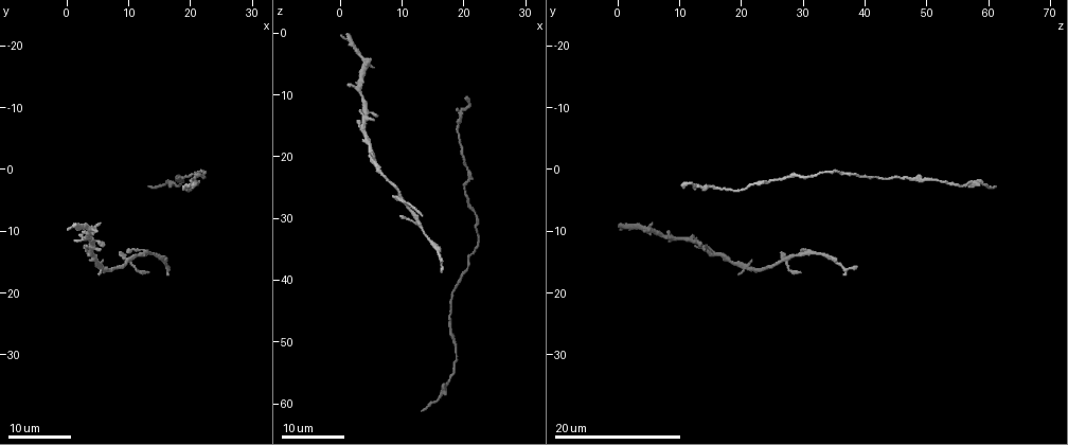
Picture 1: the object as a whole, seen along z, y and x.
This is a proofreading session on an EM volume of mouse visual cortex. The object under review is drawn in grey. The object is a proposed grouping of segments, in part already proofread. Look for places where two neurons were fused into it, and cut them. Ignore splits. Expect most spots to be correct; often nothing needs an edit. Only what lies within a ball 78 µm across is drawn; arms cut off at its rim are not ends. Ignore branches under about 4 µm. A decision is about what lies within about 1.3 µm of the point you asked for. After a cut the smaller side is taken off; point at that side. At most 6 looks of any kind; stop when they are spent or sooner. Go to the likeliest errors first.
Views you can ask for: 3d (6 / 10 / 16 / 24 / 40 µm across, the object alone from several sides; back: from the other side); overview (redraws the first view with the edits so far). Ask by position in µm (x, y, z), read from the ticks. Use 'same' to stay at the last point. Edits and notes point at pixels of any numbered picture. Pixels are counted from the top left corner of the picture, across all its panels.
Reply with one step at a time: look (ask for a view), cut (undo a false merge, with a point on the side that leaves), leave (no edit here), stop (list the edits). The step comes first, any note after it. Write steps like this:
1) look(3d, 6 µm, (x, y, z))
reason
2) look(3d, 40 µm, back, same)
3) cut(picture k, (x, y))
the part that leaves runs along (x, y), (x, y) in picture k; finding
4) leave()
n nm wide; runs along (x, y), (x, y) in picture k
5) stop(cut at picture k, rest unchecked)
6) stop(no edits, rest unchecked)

look(3d, 24 µm, (10.0, 14.5, 27.5))
thin arm on a thick one

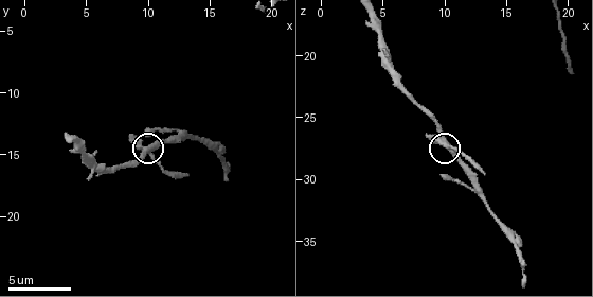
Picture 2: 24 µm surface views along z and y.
look(3d, 6 µm, (10.2, 14.8, 27.0))

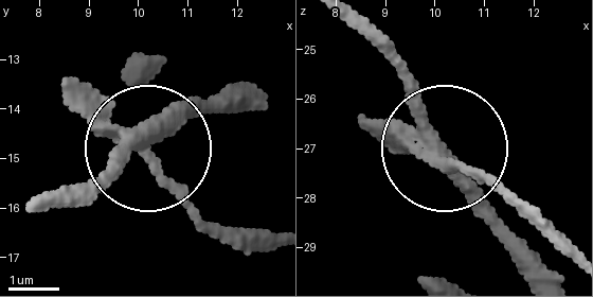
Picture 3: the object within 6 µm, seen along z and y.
cut(picture 3, (65, 97))
290 nm wide; the part that leaves runs along (419, 155), (490, 180), (567, 256) in picture 3; two neurons meet here

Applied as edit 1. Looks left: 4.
look(overview)

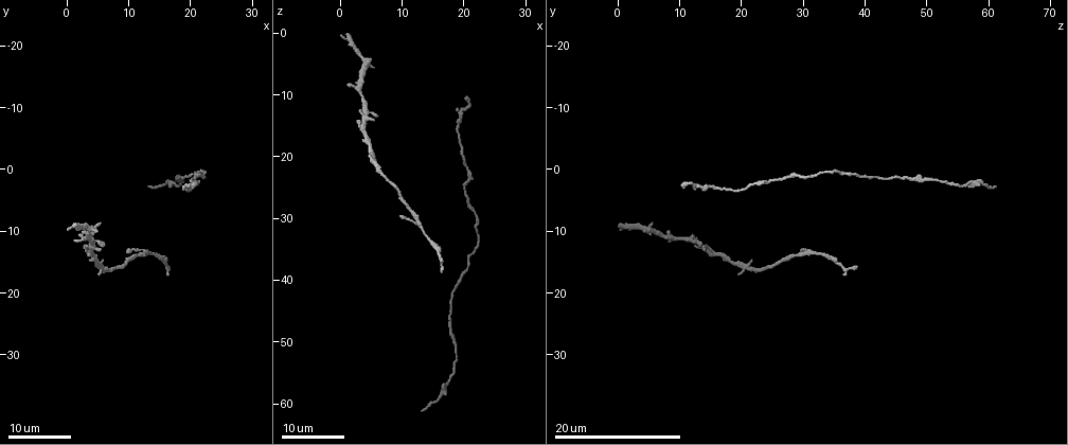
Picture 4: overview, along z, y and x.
look(3d, 16 µm, (15.5, 14.0, 34.5))

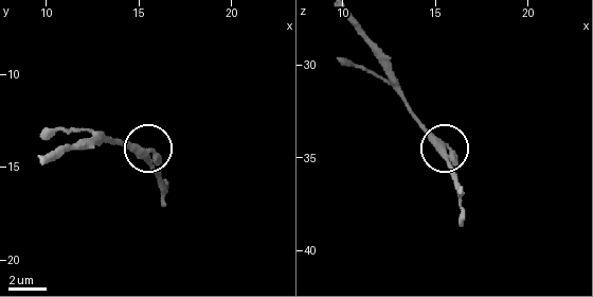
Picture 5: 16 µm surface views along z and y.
look(3d, 6 µm, (15.6, 14.2, 34.6))

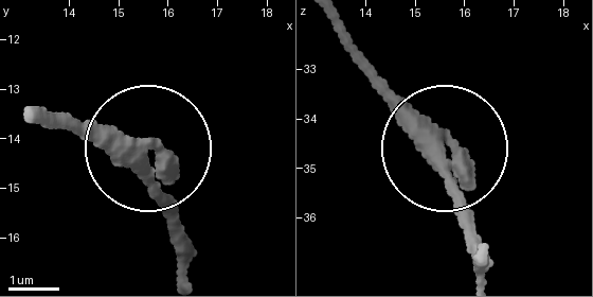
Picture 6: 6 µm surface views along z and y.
leave()
390 nm wide; runs along (150, 140), (104, 149), (58, 123) in picture 6; one neuron here

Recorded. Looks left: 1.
stop(cut at picture 3, rest unchecked)

